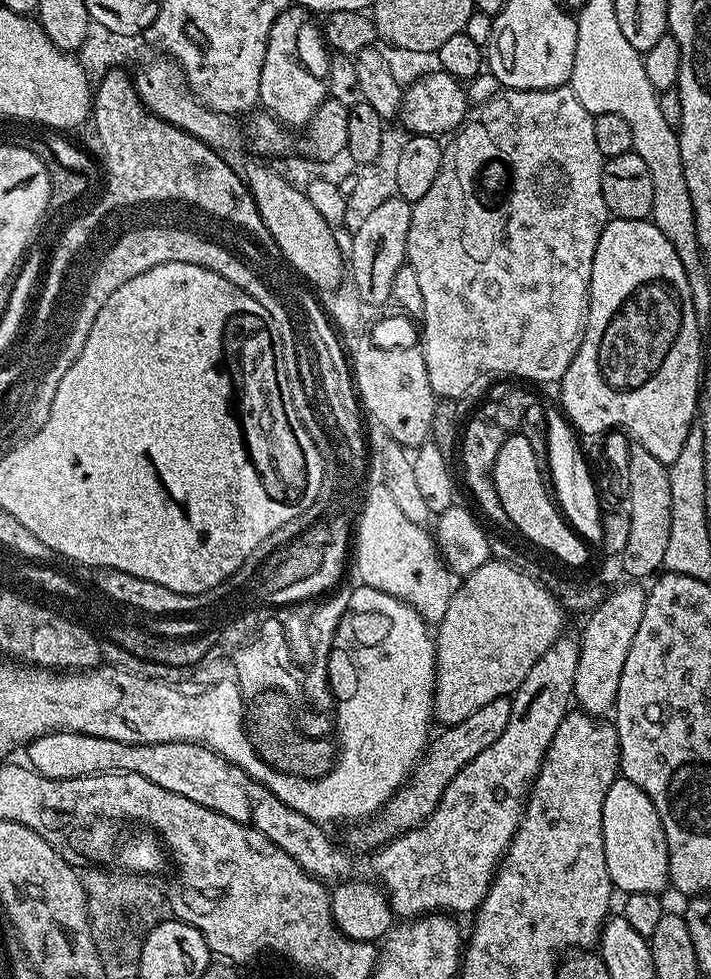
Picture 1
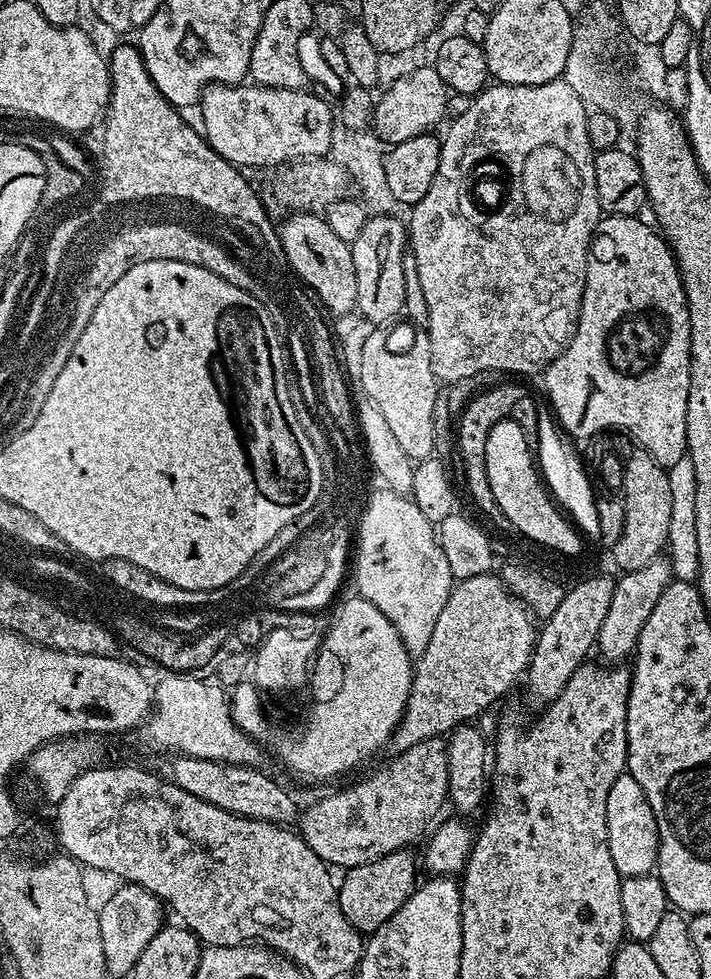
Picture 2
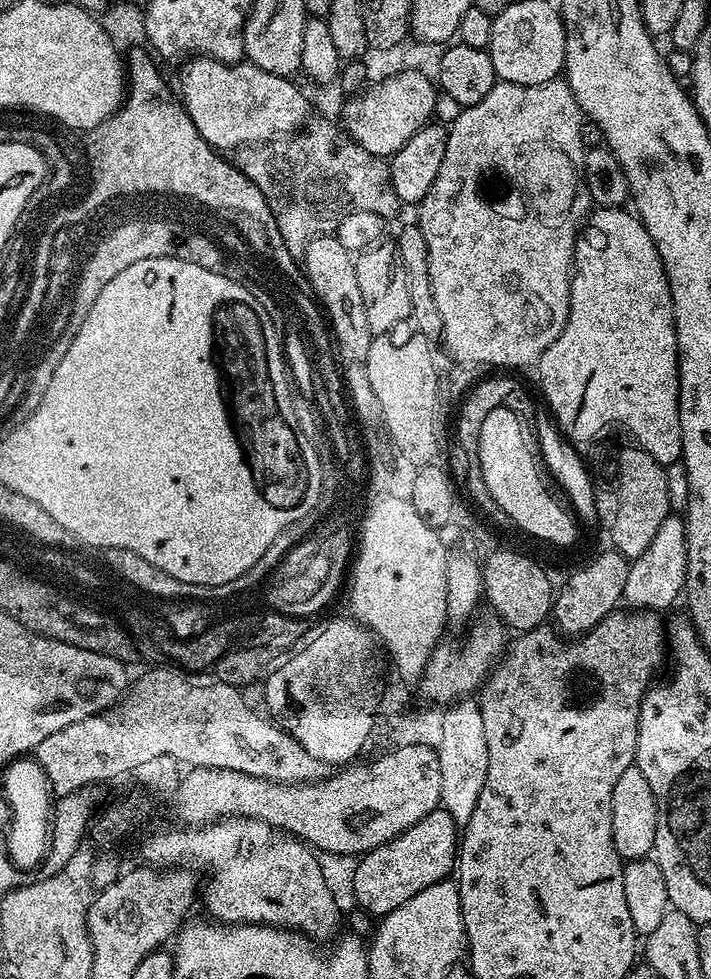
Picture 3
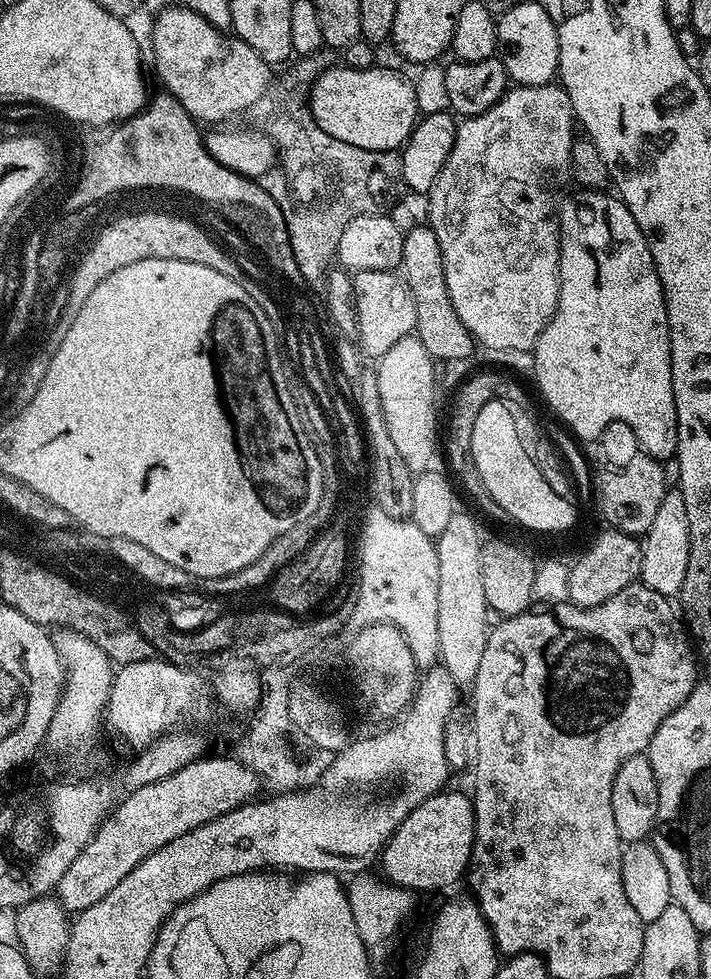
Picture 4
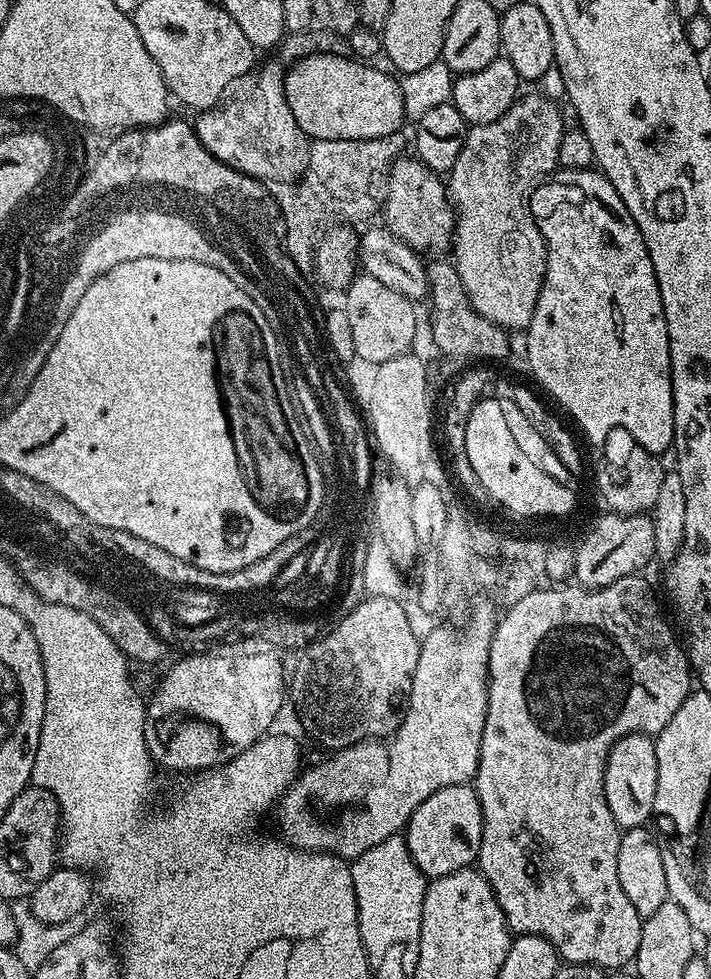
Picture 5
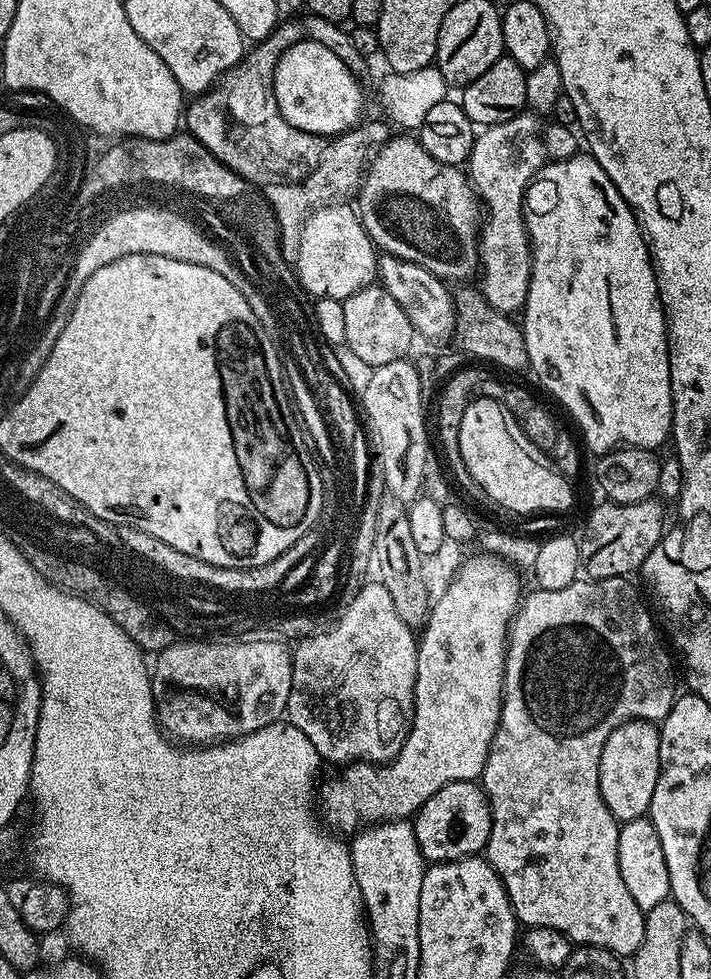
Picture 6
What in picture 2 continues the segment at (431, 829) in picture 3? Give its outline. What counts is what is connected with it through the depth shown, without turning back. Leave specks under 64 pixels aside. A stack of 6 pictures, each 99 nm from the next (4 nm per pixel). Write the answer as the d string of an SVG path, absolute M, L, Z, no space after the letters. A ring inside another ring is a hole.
M408 850L391 852L374 862L354 866L343 873L344 881L341 879L338 884L338 899L342 906L342 914L346 914L348 921L361 934L371 934L382 926L417 889L418 860L410 853Z

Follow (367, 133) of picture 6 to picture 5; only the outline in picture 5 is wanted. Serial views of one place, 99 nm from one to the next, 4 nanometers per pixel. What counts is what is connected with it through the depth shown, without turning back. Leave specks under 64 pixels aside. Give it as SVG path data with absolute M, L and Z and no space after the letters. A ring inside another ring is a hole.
M399 131L378 139L324 139L311 143L306 170L296 184L289 181L271 181L268 189L282 214L284 248L300 272L307 273L314 264L316 242L333 226L346 224L372 213L379 207L384 183L392 165L405 153L406 132Z

